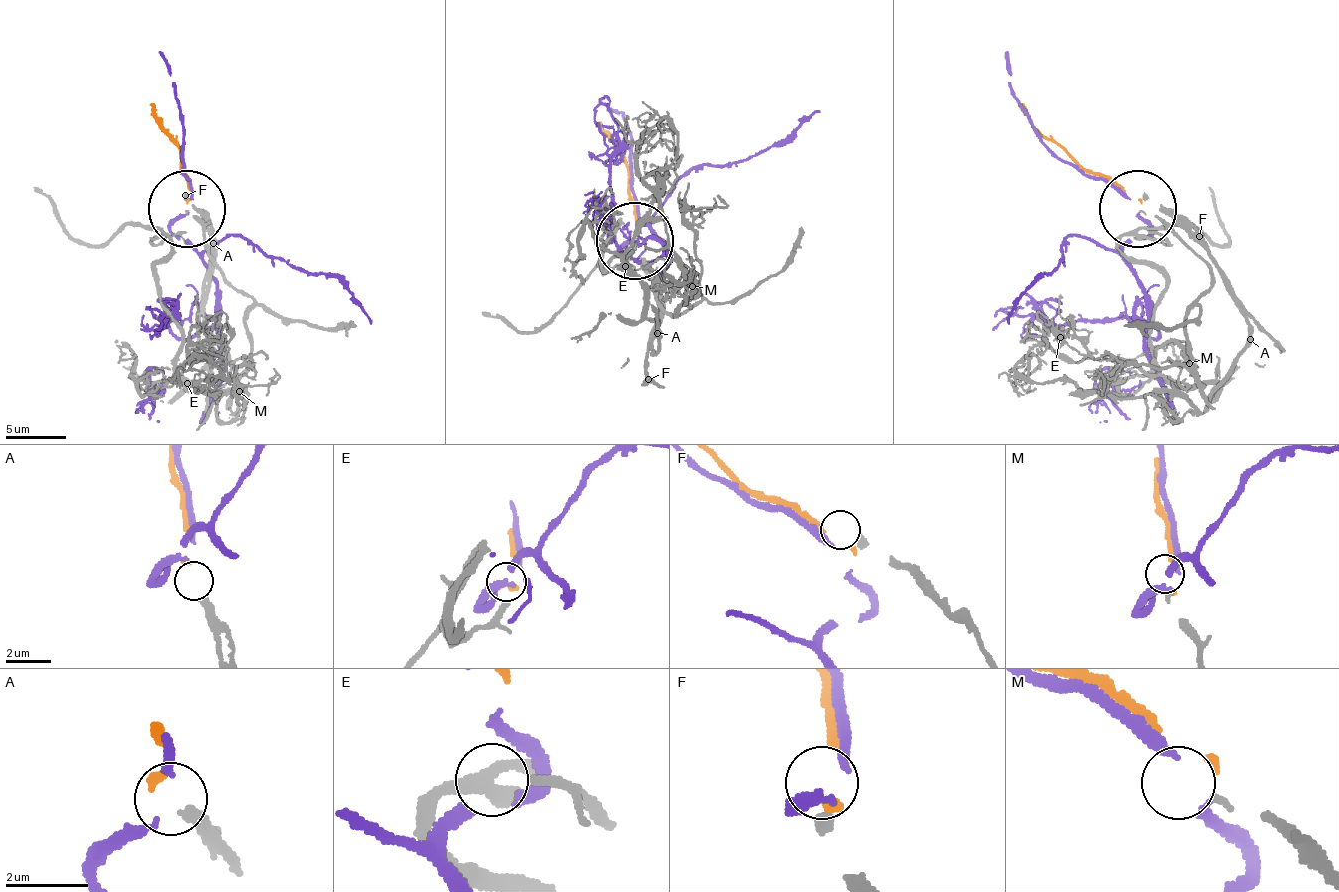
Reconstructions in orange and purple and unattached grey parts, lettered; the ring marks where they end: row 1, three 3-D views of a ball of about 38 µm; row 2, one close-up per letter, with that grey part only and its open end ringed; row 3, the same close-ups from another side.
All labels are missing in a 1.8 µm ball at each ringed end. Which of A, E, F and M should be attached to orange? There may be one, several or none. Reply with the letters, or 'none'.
A

